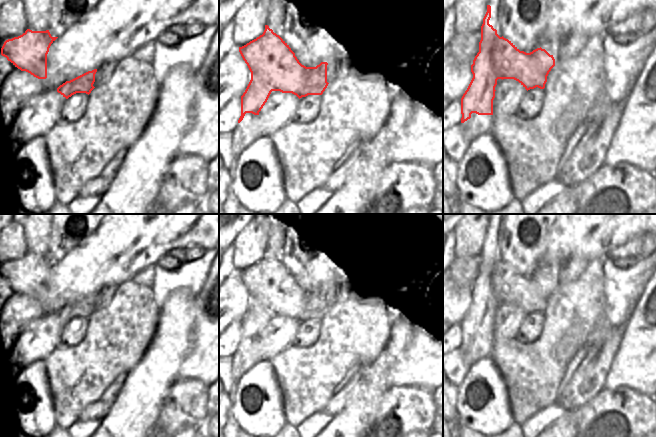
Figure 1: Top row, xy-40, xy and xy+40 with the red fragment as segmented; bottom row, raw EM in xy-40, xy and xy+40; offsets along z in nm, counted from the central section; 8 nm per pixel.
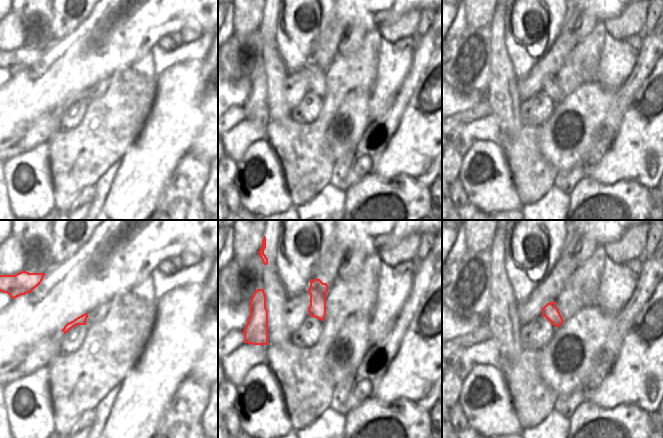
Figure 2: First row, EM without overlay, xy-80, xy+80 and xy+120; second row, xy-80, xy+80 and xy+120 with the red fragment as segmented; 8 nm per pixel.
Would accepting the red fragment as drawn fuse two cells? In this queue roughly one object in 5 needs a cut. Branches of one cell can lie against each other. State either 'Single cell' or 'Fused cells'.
Single cell.

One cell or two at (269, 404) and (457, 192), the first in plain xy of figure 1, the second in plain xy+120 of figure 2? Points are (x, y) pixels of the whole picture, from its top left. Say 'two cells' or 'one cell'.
two cells

